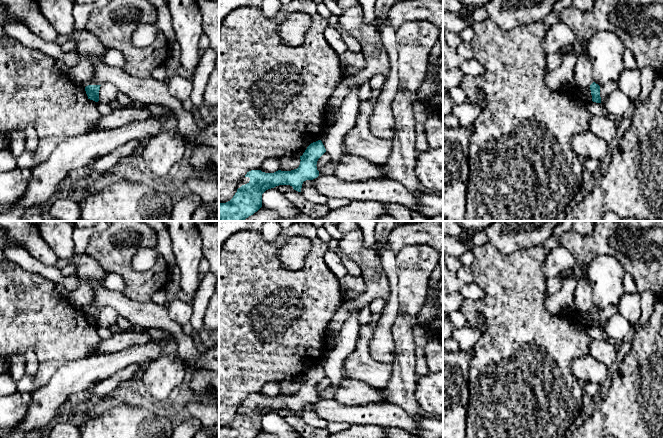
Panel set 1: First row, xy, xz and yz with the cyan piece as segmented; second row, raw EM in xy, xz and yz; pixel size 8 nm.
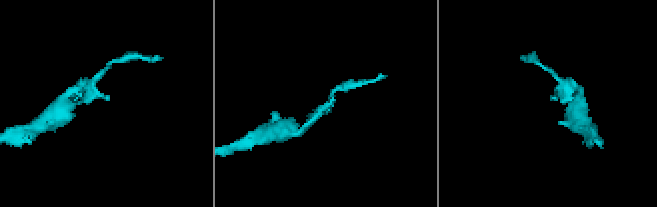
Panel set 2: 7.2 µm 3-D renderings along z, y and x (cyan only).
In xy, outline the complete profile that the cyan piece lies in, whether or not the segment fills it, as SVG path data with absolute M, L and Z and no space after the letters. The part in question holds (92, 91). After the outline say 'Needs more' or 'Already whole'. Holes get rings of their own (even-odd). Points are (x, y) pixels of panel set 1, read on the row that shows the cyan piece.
M88 85L85 87L86 94L88 99L95 102L99 101L99 90L101 85Z. Already whole

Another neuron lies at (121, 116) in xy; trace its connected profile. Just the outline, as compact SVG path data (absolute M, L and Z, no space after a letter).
M135 103L127 107L114 108L109 114L102 115L95 128L88 133L115 129L137 120L147 119L150 116L149 106Z

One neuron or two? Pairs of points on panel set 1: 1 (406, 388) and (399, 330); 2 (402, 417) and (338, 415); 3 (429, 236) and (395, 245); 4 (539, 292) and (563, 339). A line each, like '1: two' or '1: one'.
1: one
2: one
3: one
4: one

